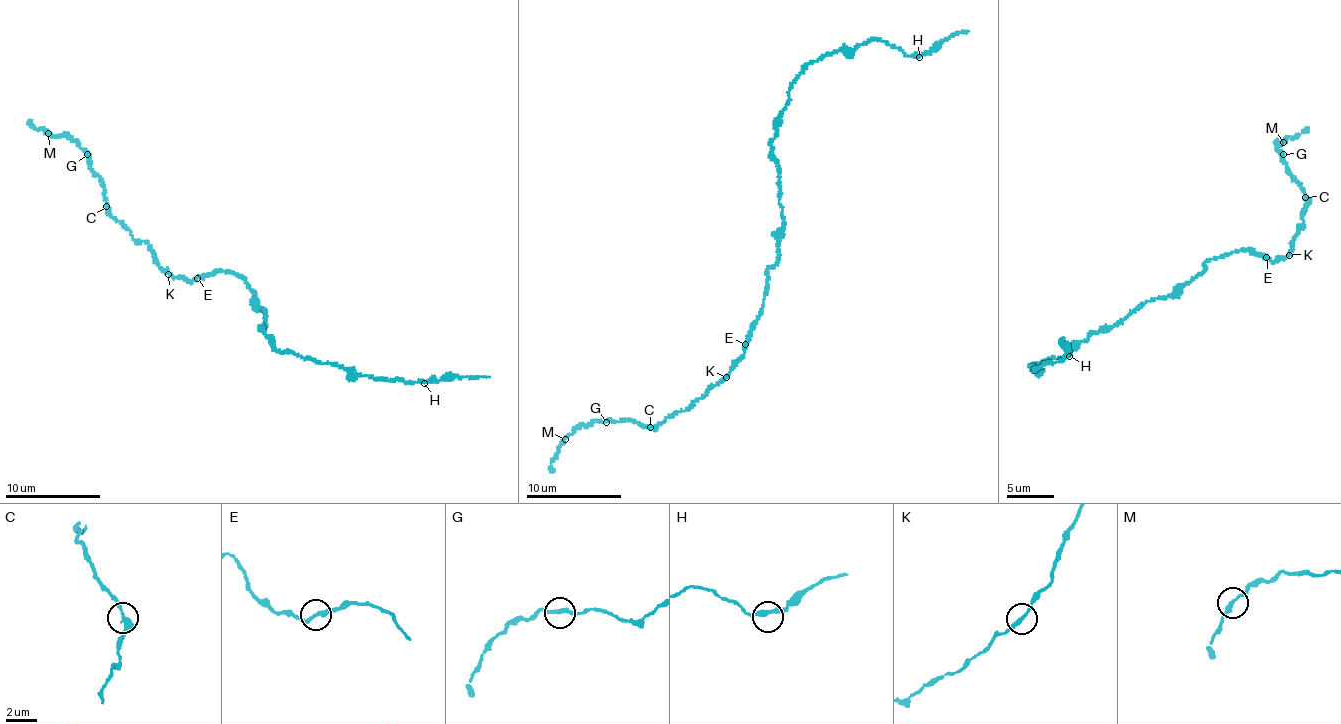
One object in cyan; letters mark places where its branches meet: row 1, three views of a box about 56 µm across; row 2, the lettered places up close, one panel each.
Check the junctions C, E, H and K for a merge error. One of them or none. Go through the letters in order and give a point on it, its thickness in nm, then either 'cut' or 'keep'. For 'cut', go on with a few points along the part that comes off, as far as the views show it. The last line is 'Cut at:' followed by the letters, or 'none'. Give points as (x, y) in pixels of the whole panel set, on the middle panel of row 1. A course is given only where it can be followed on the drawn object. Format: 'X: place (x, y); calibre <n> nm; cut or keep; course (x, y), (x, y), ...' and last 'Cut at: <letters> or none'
C: place (650, 427); calibre 280 nm; keep
E: place (745, 344); calibre 240 nm; keep
H: place (919, 57); calibre 240 nm; keep
K: place (726, 377); calibre 240 nm; keep
Cut at: none

